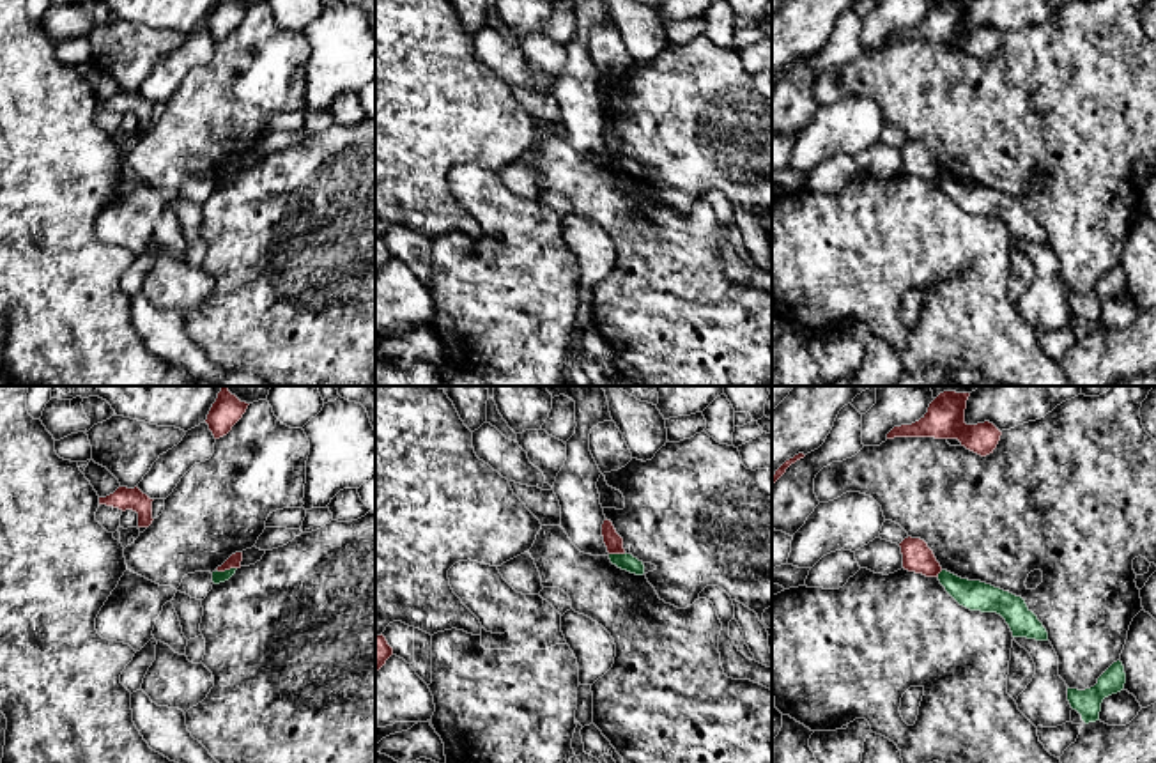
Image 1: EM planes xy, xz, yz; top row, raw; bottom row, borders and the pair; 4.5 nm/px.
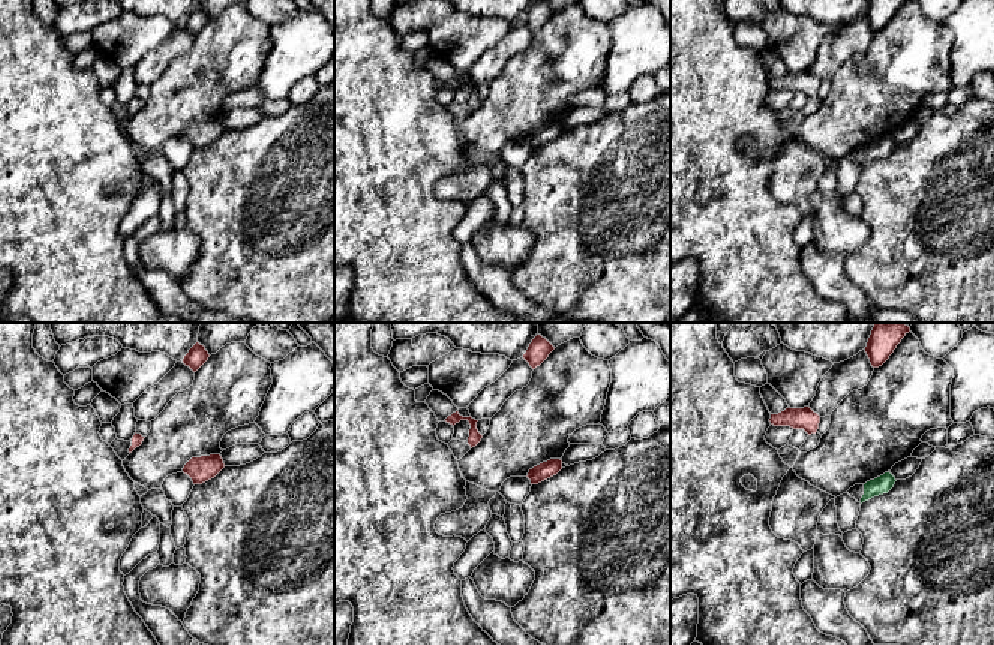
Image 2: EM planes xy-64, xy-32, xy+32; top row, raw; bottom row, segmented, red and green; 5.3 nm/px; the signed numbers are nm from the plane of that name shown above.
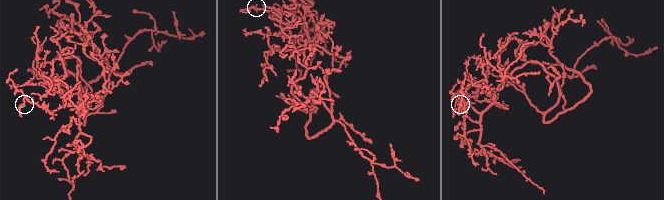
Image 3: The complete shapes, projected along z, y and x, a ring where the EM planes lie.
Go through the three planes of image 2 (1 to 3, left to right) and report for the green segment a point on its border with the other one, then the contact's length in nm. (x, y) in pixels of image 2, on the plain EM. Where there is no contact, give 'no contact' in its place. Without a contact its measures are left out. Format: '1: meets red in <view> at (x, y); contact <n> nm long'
1: no contact
2: no contact
3: no contact

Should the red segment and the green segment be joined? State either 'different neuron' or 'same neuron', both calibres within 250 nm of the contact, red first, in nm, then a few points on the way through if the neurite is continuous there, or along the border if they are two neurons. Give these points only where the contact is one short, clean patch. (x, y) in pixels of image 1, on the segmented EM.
different neuron; 60 nm thick on the red side, 50 nm on the other; border along xy (236, 567), (216, 570)

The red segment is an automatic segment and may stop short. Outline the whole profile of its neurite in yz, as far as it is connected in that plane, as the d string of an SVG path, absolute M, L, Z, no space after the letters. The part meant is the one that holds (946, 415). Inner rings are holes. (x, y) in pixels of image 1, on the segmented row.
M944 391L928 407L928 412L912 425L894 427L887 439L935 437L958 439L967 450L986 457L997 448L1002 432L990 421L967 425L965 409L970 393Z

